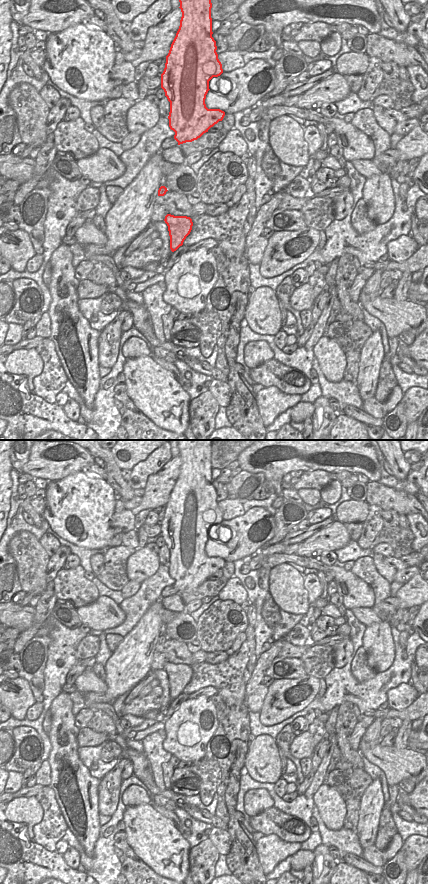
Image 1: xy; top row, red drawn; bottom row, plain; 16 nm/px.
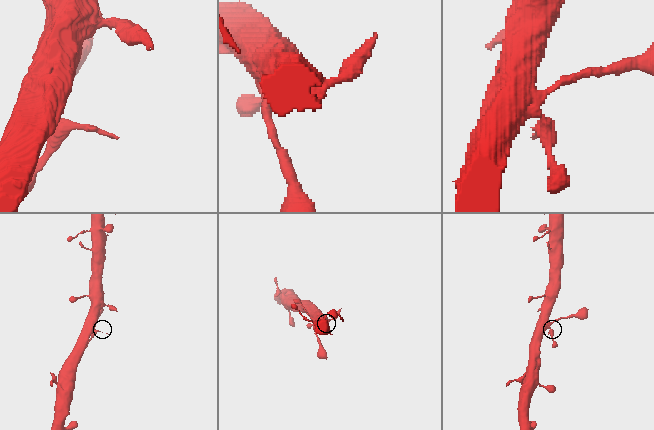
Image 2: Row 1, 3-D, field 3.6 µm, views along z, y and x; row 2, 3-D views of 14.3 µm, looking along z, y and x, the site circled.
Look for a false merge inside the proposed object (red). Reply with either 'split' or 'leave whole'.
leave whole

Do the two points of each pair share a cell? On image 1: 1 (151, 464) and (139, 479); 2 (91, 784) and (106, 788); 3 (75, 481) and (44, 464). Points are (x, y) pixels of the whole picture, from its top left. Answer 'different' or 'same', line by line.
1: same
2: different
3: different

